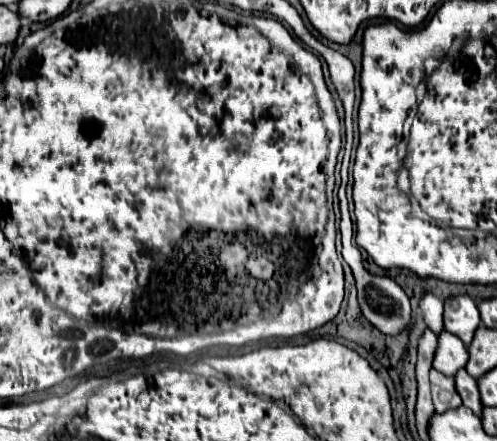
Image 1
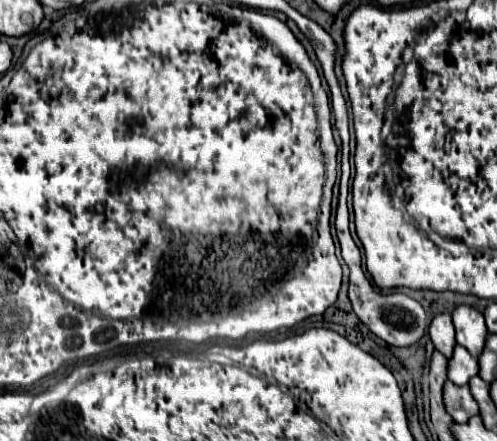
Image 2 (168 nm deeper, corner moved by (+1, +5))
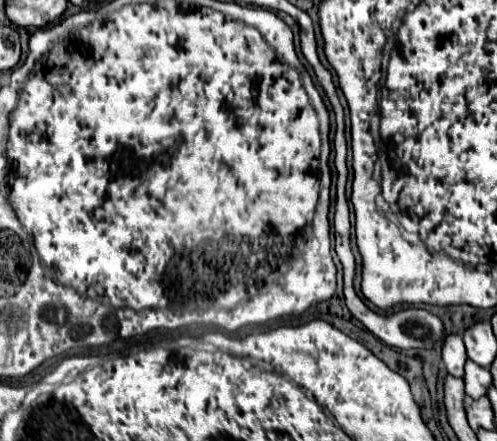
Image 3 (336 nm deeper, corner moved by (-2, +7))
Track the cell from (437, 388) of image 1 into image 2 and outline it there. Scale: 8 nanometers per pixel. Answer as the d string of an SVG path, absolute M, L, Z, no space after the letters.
M446 382L444 384L444 404L446 404L446 410L452 414L452 418L460 424L468 422L468 418L480 414L478 404L476 404L474 396L470 394L468 386L458 388L456 384Z

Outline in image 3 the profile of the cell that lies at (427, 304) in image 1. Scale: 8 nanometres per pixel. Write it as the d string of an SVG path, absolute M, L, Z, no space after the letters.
M447 334L441 352L443 352L443 362L447 366L447 372L461 378L463 376L463 364L467 360L461 336L459 334Z

